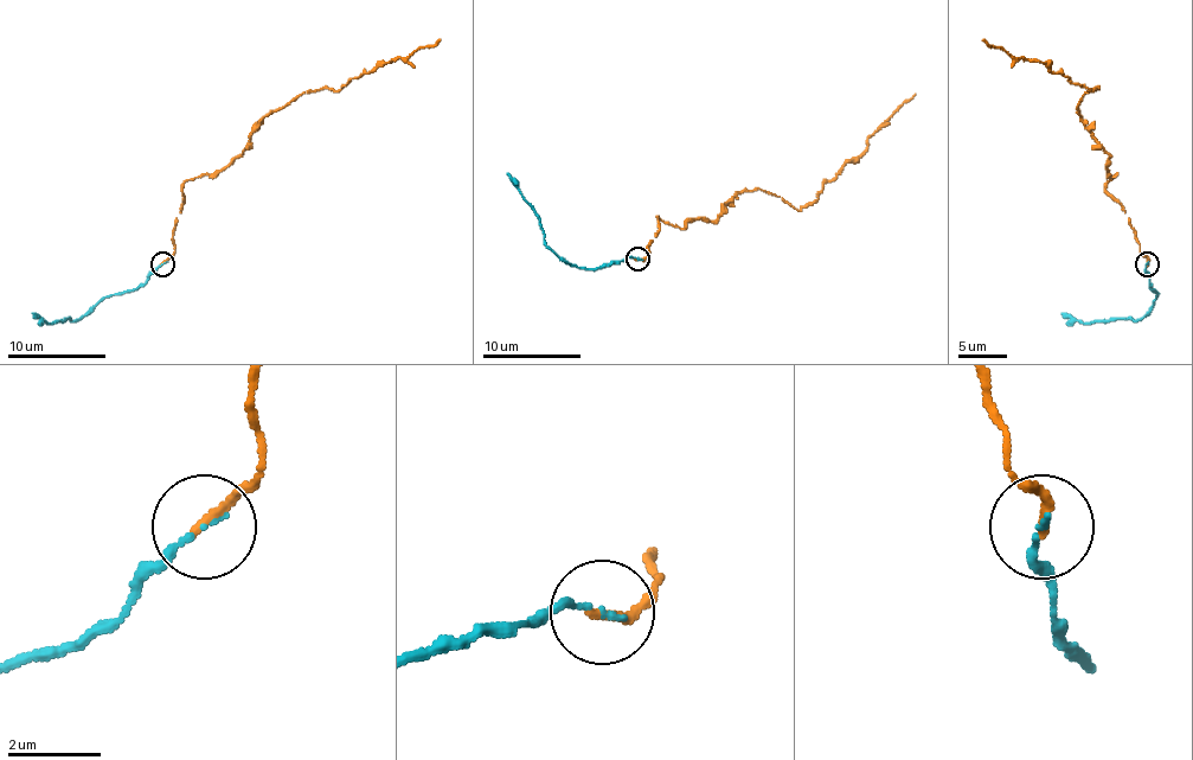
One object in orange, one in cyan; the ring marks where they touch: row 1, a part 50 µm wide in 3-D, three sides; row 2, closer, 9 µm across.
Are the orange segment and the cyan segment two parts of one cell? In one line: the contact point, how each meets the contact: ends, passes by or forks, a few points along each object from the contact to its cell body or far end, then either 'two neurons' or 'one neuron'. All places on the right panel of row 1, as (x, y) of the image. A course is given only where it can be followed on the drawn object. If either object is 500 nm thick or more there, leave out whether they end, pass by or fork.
at (1147, 264); orange ends there; cyan ends there; orange runs (1146, 263), (1107, 185), (1117, 176), (1107, 171), (1109, 153), (1078, 109), (1097, 88), (982, 38); cyan runs (1146, 263), (1148, 286), (1156, 298), (1139, 319), (1073, 323), (1060, 312); one neuron

